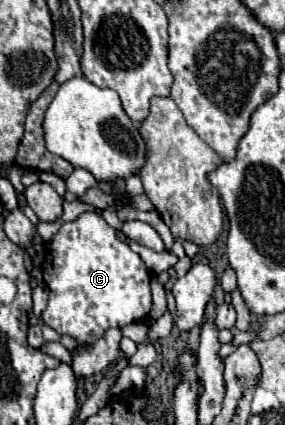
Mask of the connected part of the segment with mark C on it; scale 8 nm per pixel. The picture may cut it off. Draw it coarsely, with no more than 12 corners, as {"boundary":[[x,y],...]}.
{"boundary":[[97,212],[47,242],[47,326],[143,320],[149,268]]}

